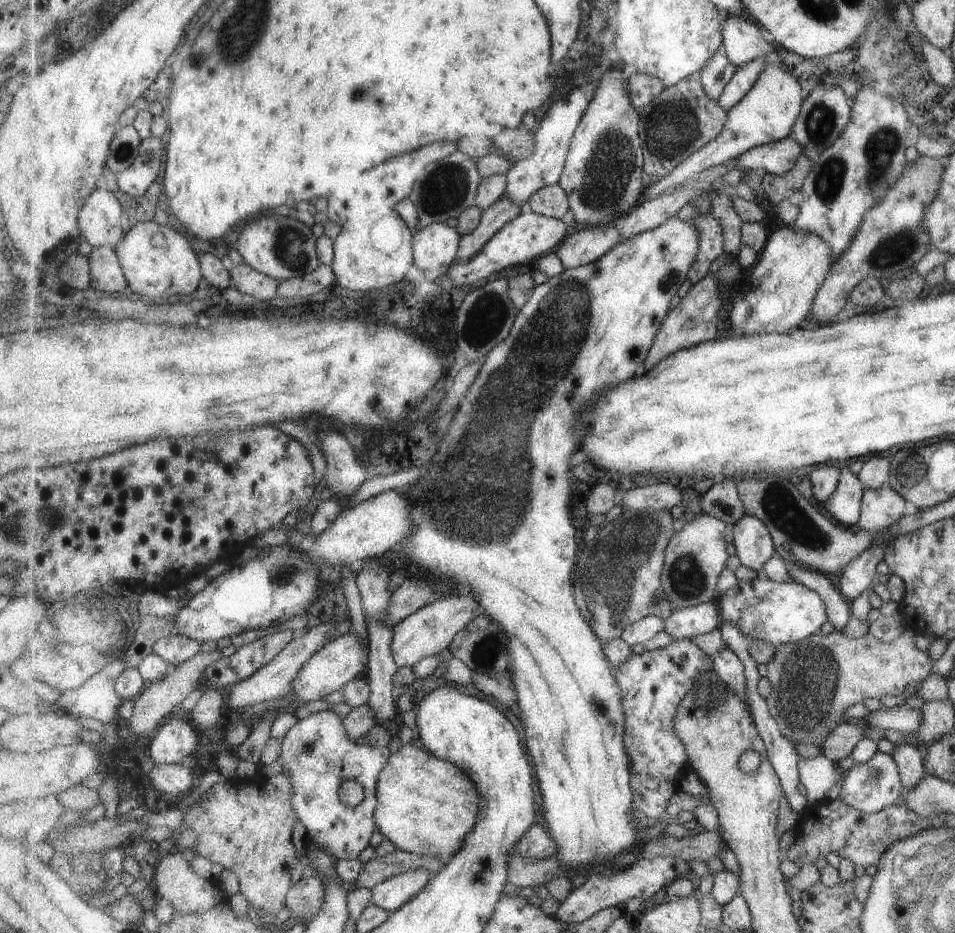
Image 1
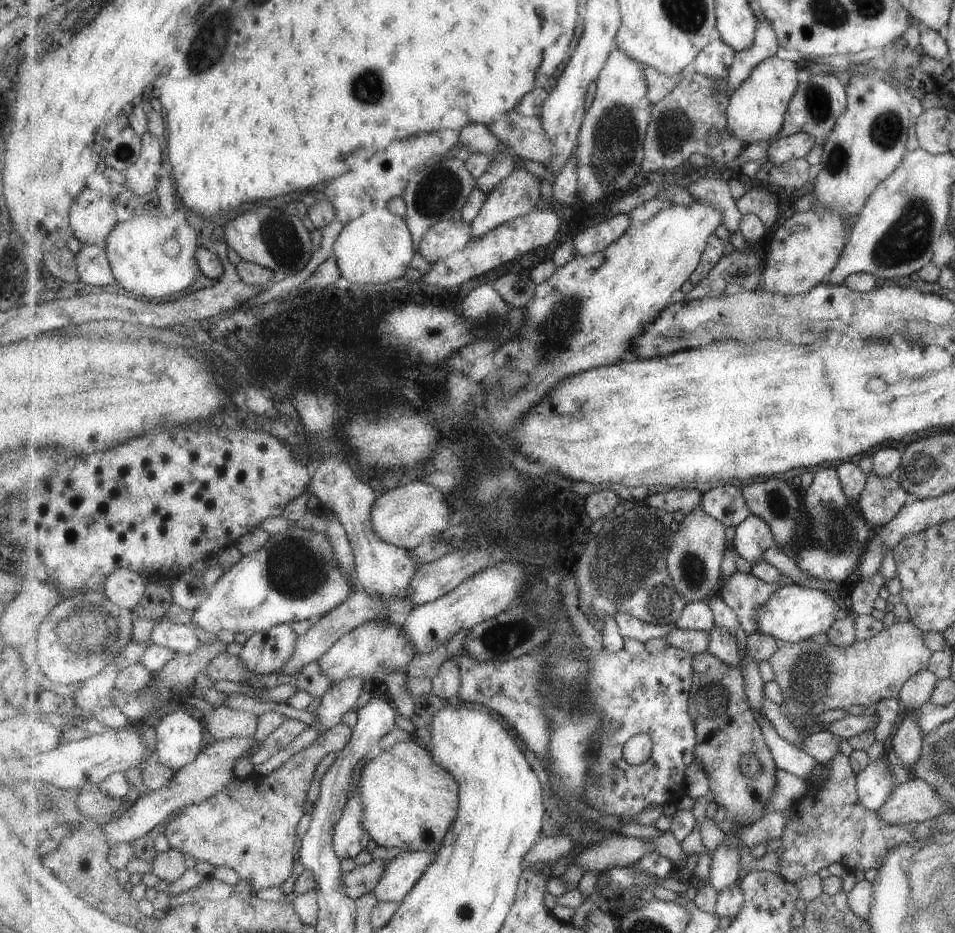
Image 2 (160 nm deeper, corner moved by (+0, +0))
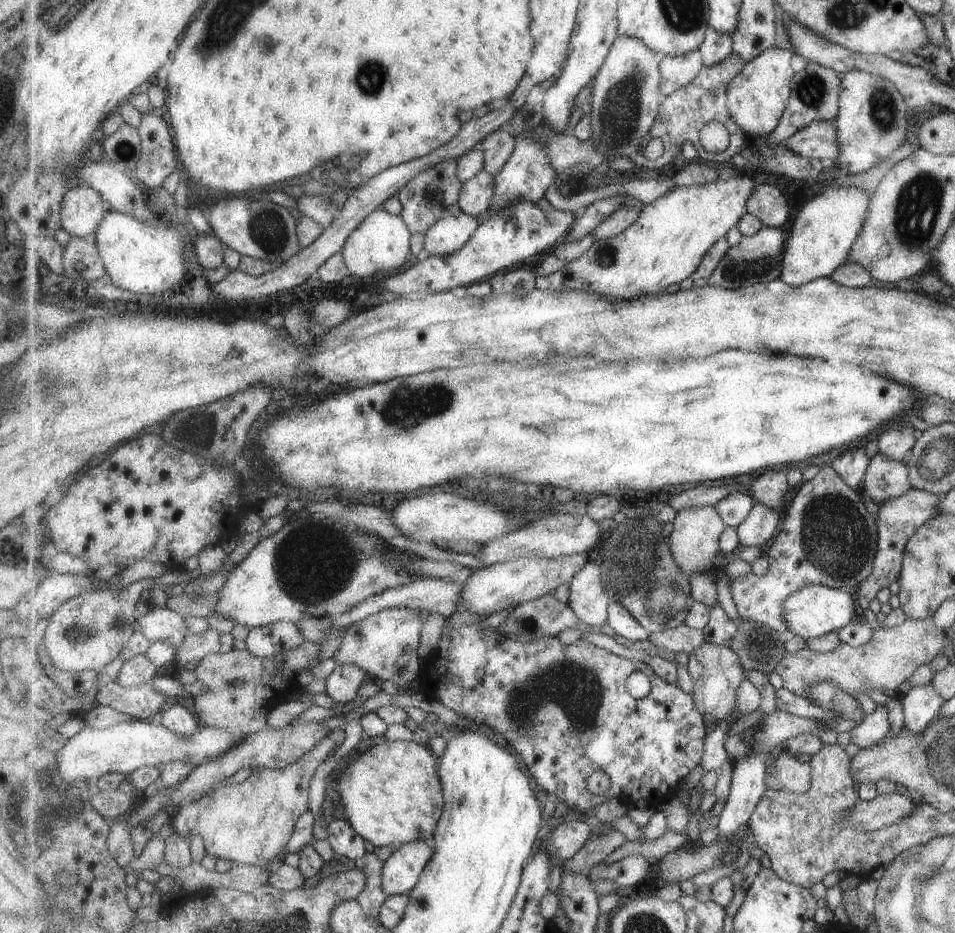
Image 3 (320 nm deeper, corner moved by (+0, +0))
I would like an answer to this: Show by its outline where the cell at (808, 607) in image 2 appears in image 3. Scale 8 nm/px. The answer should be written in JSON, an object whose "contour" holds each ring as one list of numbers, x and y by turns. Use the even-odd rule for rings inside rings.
{"contour":[[809,585,794,592,785,601,784,615,789,630,805,640,812,639,841,629,849,623,849,620,853,620,855,602,849,596,849,592,843,592,843,589,832,589,825,585]]}

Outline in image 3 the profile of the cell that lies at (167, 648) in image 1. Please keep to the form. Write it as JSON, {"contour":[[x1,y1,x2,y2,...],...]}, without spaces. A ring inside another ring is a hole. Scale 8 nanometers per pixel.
{"contour":[[165,604,163,608,150,608,142,615,140,626,154,643,164,638,172,638,179,628,185,628,185,616]]}

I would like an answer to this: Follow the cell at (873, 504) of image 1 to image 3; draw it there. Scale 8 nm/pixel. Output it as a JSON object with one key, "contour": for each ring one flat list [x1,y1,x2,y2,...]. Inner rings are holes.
{"contour":[[879,452,869,459,861,489,877,506,880,502,905,494,910,488,909,474,904,460,892,461,882,457]]}

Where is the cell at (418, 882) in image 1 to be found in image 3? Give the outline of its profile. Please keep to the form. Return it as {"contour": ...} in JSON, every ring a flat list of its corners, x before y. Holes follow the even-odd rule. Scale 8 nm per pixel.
{"contour":[[425,839,399,846,385,861,383,869,383,888,388,896,410,893,419,884,433,856,434,848]]}

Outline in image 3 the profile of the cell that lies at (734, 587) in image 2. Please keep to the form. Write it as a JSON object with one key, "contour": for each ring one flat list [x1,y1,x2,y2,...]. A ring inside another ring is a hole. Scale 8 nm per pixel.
{"contour":[[830,466,823,467,815,478,804,481,796,492,782,530,767,550,767,574,759,576,751,573,746,577,731,579,739,614,743,619,785,632,789,628,784,604,794,592,809,585,842,589,861,584,873,570,875,525,876,520,865,512,859,494,853,492,851,486]]}

